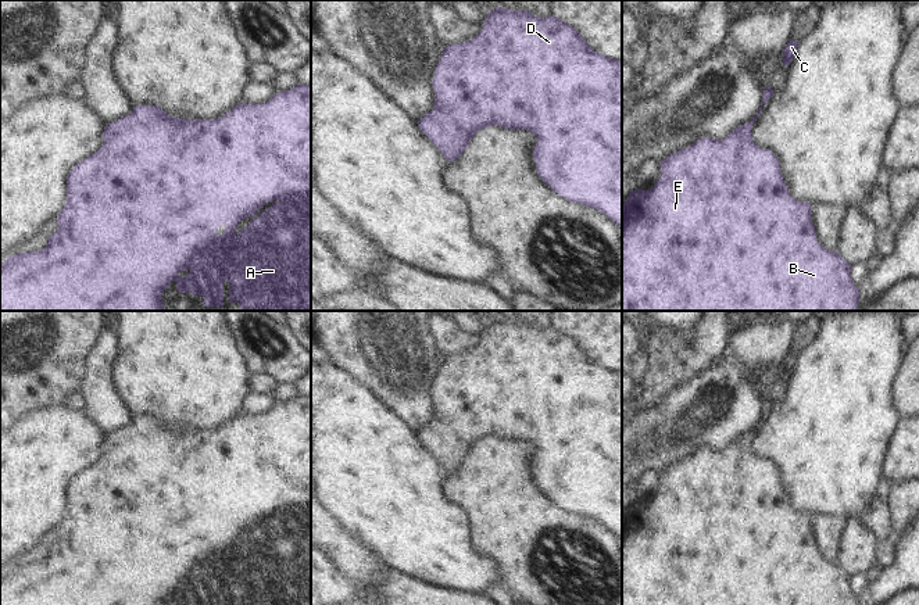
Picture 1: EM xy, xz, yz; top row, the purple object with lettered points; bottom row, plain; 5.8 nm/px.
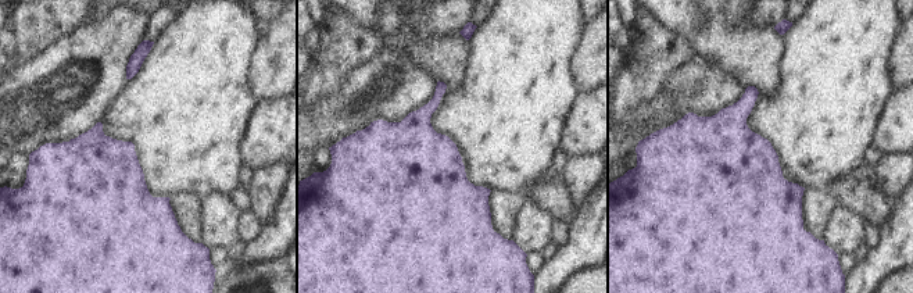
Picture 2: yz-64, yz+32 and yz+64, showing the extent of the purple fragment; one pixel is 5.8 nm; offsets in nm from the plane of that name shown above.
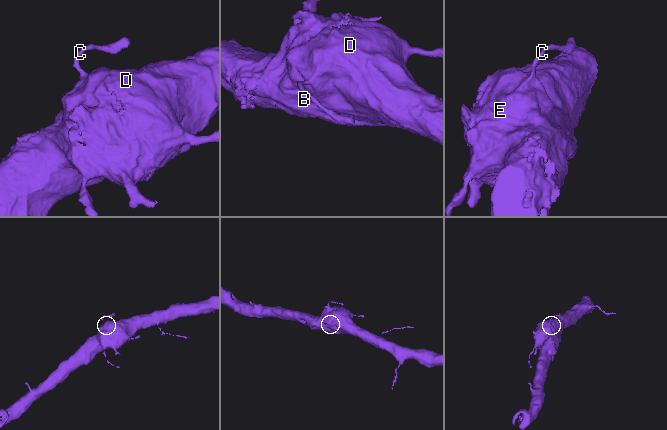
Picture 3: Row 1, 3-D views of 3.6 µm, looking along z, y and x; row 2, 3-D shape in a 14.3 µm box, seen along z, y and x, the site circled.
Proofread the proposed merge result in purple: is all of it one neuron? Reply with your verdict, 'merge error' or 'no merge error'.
no merge error

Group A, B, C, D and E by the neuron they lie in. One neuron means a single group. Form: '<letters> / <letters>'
A B C D E

